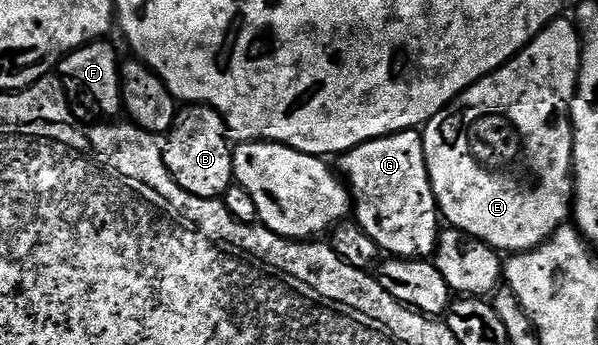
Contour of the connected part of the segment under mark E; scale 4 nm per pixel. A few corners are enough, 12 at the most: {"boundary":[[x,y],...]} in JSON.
{"boundary":[[579,27],[421,131],[441,217],[499,252],[572,218]]}

